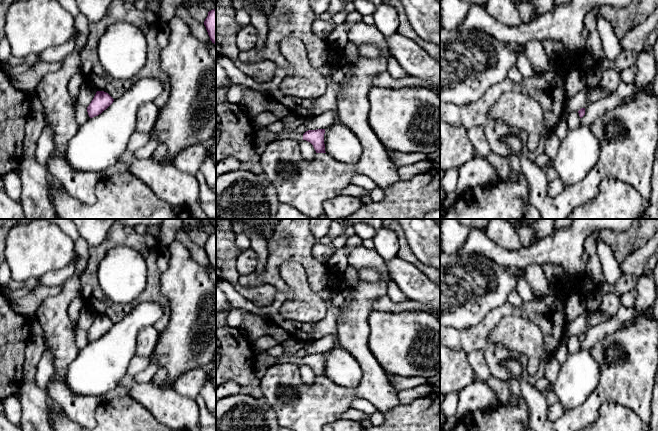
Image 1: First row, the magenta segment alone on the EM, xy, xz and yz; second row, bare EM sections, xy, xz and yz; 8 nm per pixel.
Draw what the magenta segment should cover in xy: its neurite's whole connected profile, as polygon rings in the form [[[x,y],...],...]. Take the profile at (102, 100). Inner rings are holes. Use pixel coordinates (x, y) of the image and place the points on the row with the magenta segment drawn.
[[[97,91],[93,100],[87,107],[87,112],[90,118],[98,116],[104,110],[106,110],[112,103],[114,99],[104,91]]]

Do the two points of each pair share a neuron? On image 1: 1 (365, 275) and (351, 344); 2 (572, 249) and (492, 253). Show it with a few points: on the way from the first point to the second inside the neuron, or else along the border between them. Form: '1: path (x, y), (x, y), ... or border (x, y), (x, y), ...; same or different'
1: border (379, 278), (373, 282), (360, 280); different
2: path (552, 249), (533, 255), (512, 256); same

